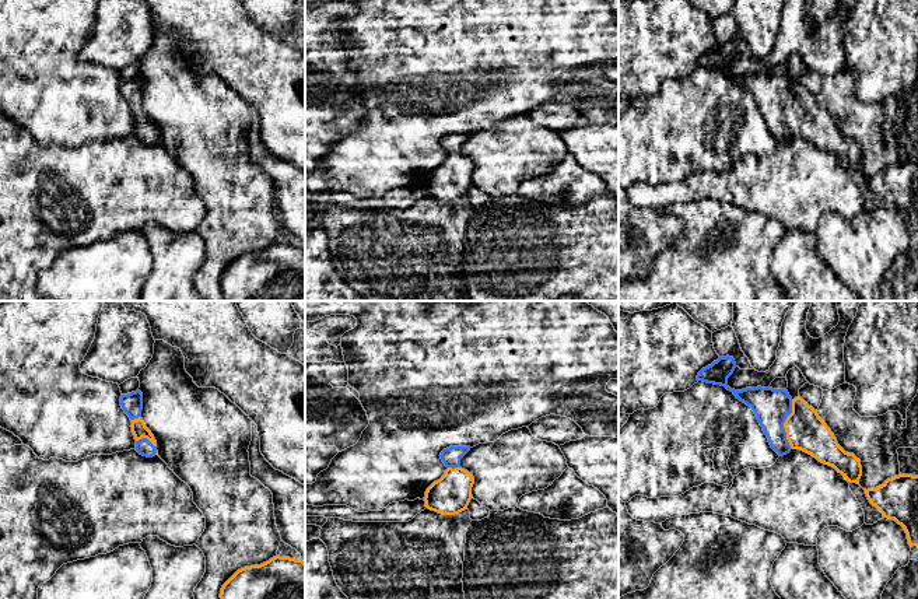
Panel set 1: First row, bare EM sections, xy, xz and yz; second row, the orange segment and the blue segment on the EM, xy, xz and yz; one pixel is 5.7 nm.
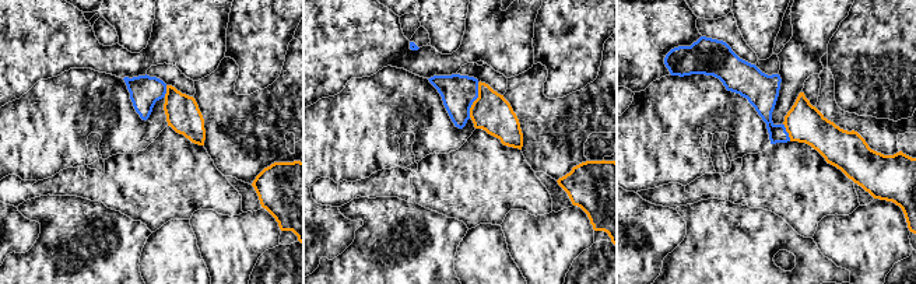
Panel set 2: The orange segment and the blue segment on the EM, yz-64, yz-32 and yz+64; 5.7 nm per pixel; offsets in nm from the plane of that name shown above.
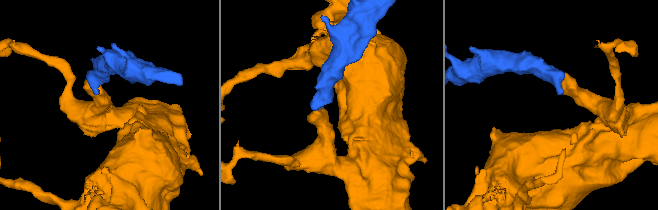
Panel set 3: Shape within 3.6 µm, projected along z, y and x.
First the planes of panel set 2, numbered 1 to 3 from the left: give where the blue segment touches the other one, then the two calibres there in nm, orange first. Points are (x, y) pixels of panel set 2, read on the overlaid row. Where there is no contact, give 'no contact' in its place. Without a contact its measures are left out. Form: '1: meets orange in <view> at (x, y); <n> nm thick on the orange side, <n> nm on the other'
1: meets orange in yz-64 at (167, 91); 190 nm thick on the orange side, 180 nm on the other
2: meets orange in yz-32 at (476, 100); 220 nm thick on the orange side, 200 nm on the other
3: meets orange in yz+64 at (788, 132); 220 nm thick on the orange side, 160 nm on the other

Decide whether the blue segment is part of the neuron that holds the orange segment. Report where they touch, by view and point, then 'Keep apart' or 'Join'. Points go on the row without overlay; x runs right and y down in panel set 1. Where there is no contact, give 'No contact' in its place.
Touches orange at yz (784, 111). Join

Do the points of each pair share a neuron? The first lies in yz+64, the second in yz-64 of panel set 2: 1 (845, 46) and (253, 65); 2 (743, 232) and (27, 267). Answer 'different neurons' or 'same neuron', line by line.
1: same neuron
2: same neuron

